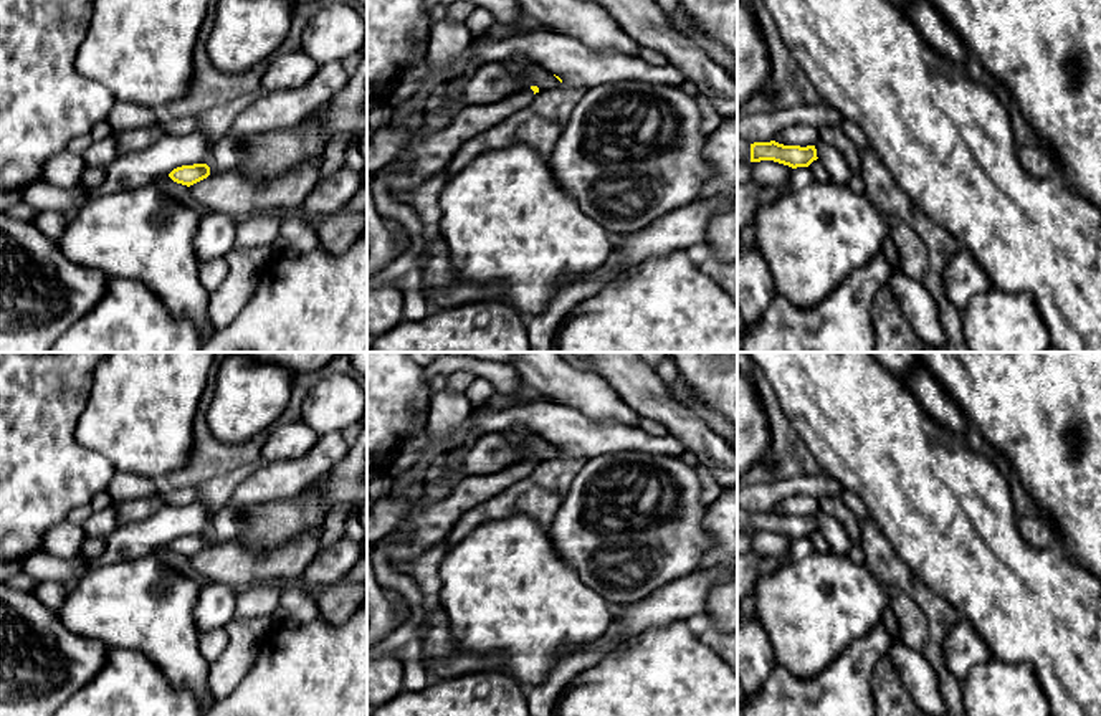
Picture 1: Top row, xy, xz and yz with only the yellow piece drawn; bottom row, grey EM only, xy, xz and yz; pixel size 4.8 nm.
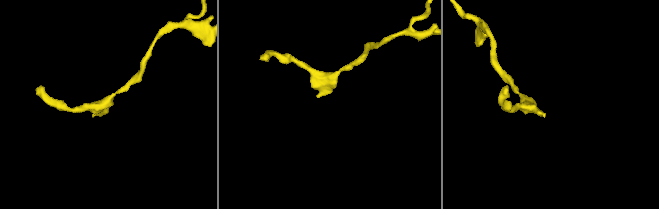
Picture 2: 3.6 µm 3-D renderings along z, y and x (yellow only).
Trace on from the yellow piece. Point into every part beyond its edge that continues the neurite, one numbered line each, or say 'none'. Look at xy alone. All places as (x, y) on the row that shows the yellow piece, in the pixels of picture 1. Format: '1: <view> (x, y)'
none

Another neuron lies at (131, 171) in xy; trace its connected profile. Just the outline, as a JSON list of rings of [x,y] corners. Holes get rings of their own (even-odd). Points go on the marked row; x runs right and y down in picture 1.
[[[200,131],[182,137],[162,136],[147,149],[119,155],[106,167],[104,182],[89,189],[88,198],[136,190],[182,165],[210,164],[212,147],[210,139]]]

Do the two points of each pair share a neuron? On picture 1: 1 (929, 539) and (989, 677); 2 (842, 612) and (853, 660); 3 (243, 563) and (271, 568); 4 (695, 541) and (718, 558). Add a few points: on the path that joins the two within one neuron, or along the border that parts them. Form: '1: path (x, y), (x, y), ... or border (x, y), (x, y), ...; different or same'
1: border (992, 657), (1007, 663), (1027, 663), (1030, 667); different
2: border (880, 622), (853, 639), (822, 670); different
3: path (250, 564), (265, 564); same
4: border (708, 510), (705, 529), (711, 546), (698, 568); different

